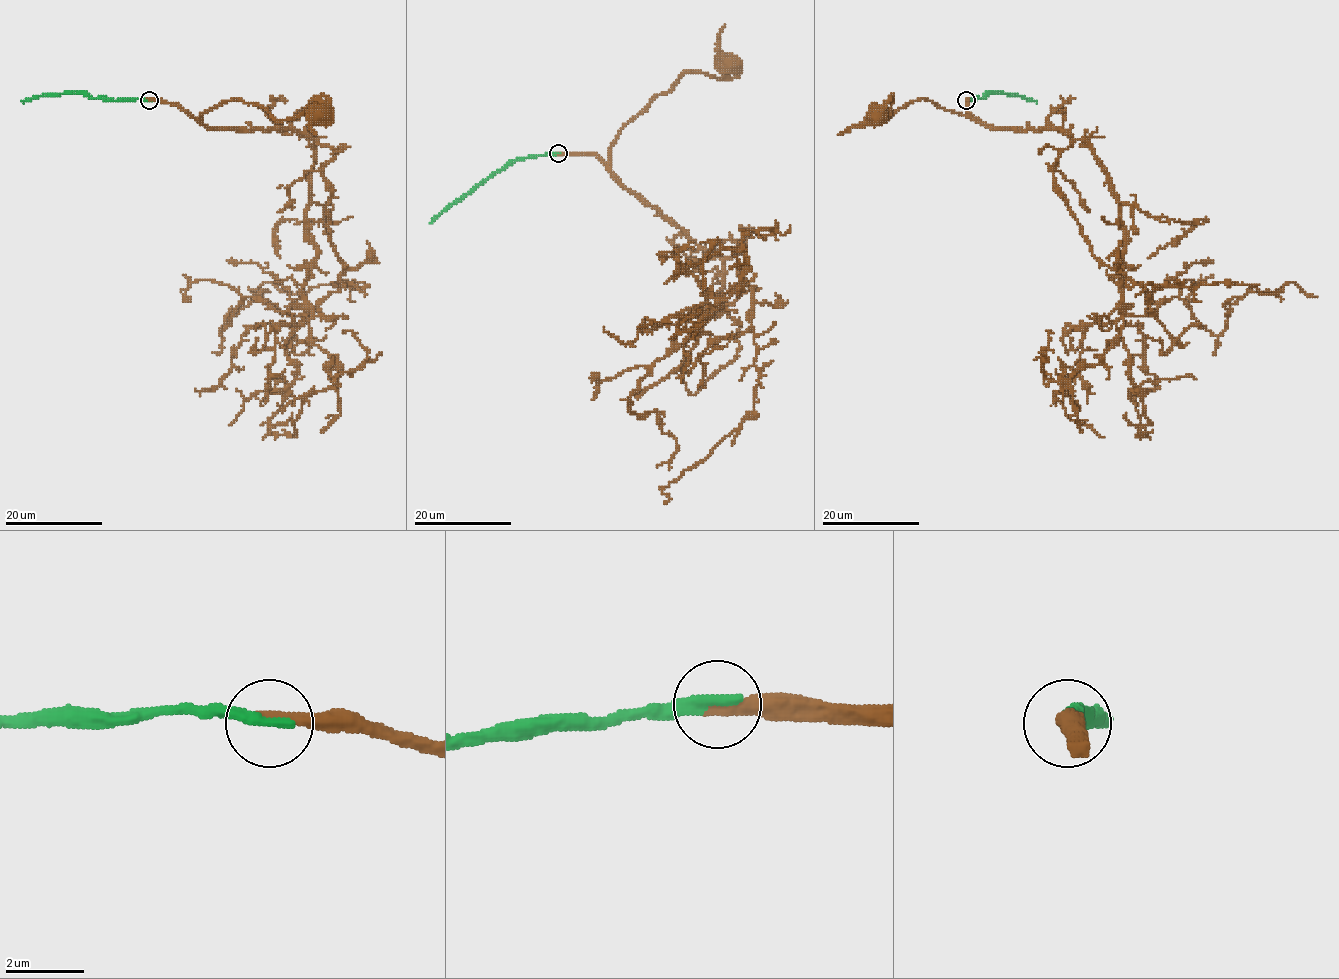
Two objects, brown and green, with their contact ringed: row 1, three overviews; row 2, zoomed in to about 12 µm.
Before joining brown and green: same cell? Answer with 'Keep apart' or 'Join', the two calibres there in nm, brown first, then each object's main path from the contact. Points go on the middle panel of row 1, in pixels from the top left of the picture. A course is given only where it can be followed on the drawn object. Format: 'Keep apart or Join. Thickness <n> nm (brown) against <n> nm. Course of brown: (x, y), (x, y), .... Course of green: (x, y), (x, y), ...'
Join. Thickness 320 nm (brown) against 360 nm. Course of brown: (558, 153), (594, 153), (609, 166), (609, 148), (621, 130), (685, 72), (720, 77), (731, 65). Course of green: (558, 153), (511, 160), (473, 186), (430, 222)

